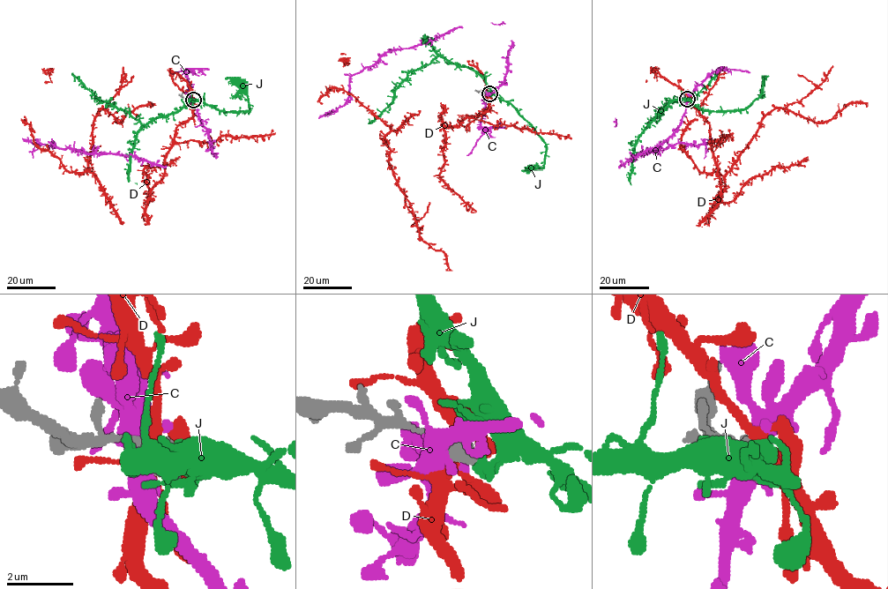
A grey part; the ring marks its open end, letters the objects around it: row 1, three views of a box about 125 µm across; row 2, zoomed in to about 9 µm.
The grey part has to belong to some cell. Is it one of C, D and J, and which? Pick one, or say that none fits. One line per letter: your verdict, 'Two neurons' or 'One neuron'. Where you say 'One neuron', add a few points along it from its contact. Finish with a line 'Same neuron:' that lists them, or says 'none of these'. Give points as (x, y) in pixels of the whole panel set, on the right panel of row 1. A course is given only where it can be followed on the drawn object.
C: Two neurons
D: Two neurons
J: Two neurons
Same neuron: none of these

